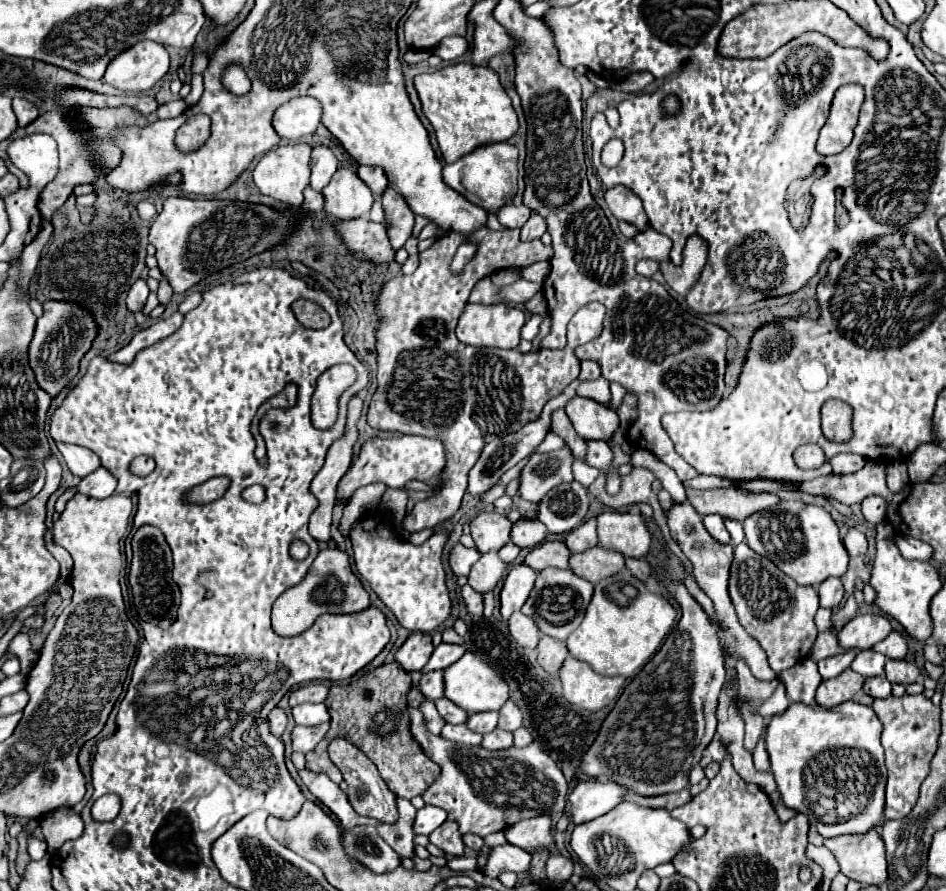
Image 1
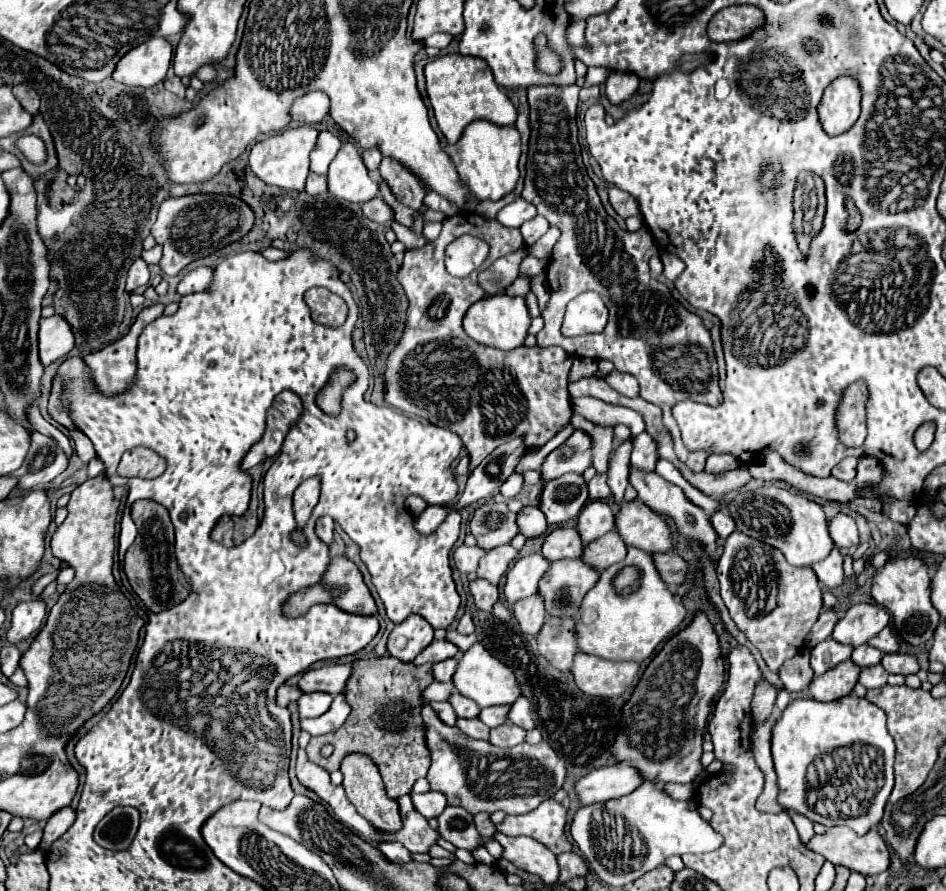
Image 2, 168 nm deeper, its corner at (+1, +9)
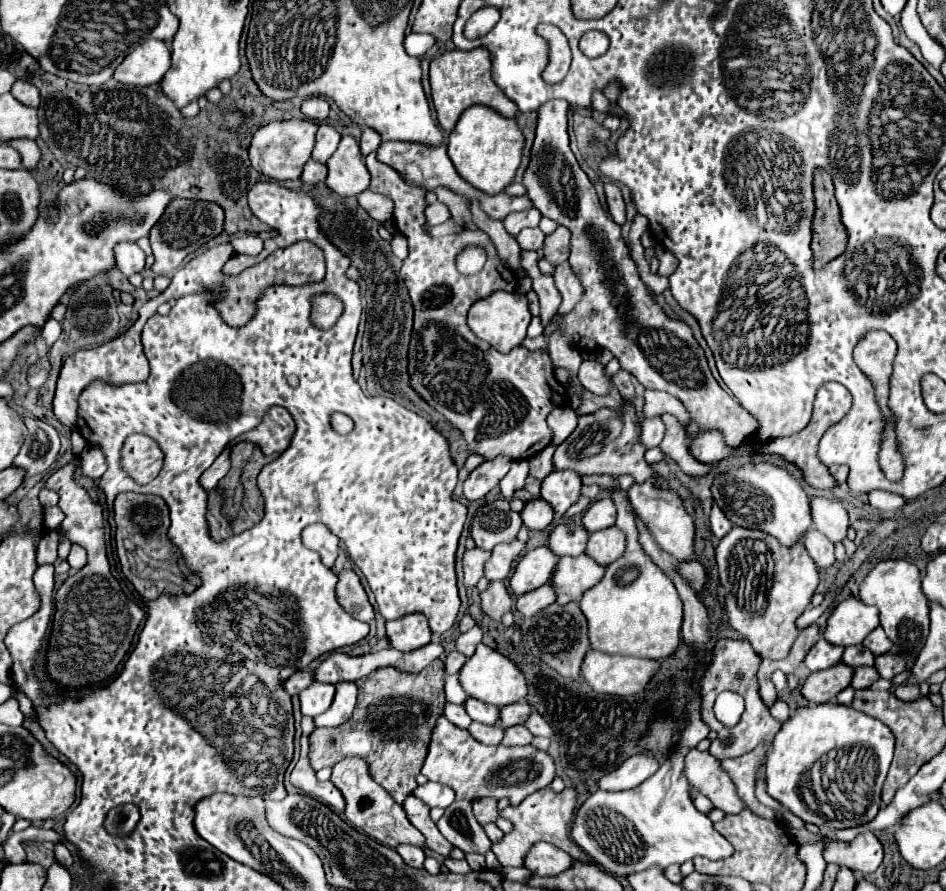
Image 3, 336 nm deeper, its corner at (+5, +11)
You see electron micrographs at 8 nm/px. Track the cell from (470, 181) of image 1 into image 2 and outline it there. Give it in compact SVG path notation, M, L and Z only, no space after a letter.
M472 122L466 134L454 144L446 146L452 156L460 180L478 200L500 200L510 194L518 182L520 160L520 134L514 126L494 126L492 122Z

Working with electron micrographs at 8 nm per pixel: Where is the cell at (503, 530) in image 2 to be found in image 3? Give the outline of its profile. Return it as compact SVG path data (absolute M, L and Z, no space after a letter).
M500 498L482 504L470 526L470 536L482 550L492 550L500 542L512 542L522 526L520 514L514 512L508 500Z

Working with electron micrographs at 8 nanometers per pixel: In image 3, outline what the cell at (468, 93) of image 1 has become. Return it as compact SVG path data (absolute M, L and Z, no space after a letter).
M482 48L470 52L450 50L434 58L430 62L430 86L432 86L432 100L438 114L438 122L444 132L452 132L460 114L474 104L488 106L498 114L502 114L504 118L514 118L514 114L518 112L514 102L508 100L504 92L494 84L490 76L490 54Z

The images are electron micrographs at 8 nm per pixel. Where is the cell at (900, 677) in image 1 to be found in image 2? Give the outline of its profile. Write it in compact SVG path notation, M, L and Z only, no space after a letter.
M884 654L882 666L888 674L916 674L918 672L918 662L910 654Z

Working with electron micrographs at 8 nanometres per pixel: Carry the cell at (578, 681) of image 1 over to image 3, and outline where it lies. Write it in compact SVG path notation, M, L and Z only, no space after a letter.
M588 650L582 662L582 678L598 694L630 696L644 690L652 674L658 670L656 660L614 656Z

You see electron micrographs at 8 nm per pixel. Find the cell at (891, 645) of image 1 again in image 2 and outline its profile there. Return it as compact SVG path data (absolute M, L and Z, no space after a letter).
M886 626L884 630L880 630L874 638L870 638L868 644L874 646L874 648L878 648L878 650L882 650L882 652L898 652L898 640L894 638L890 626Z

